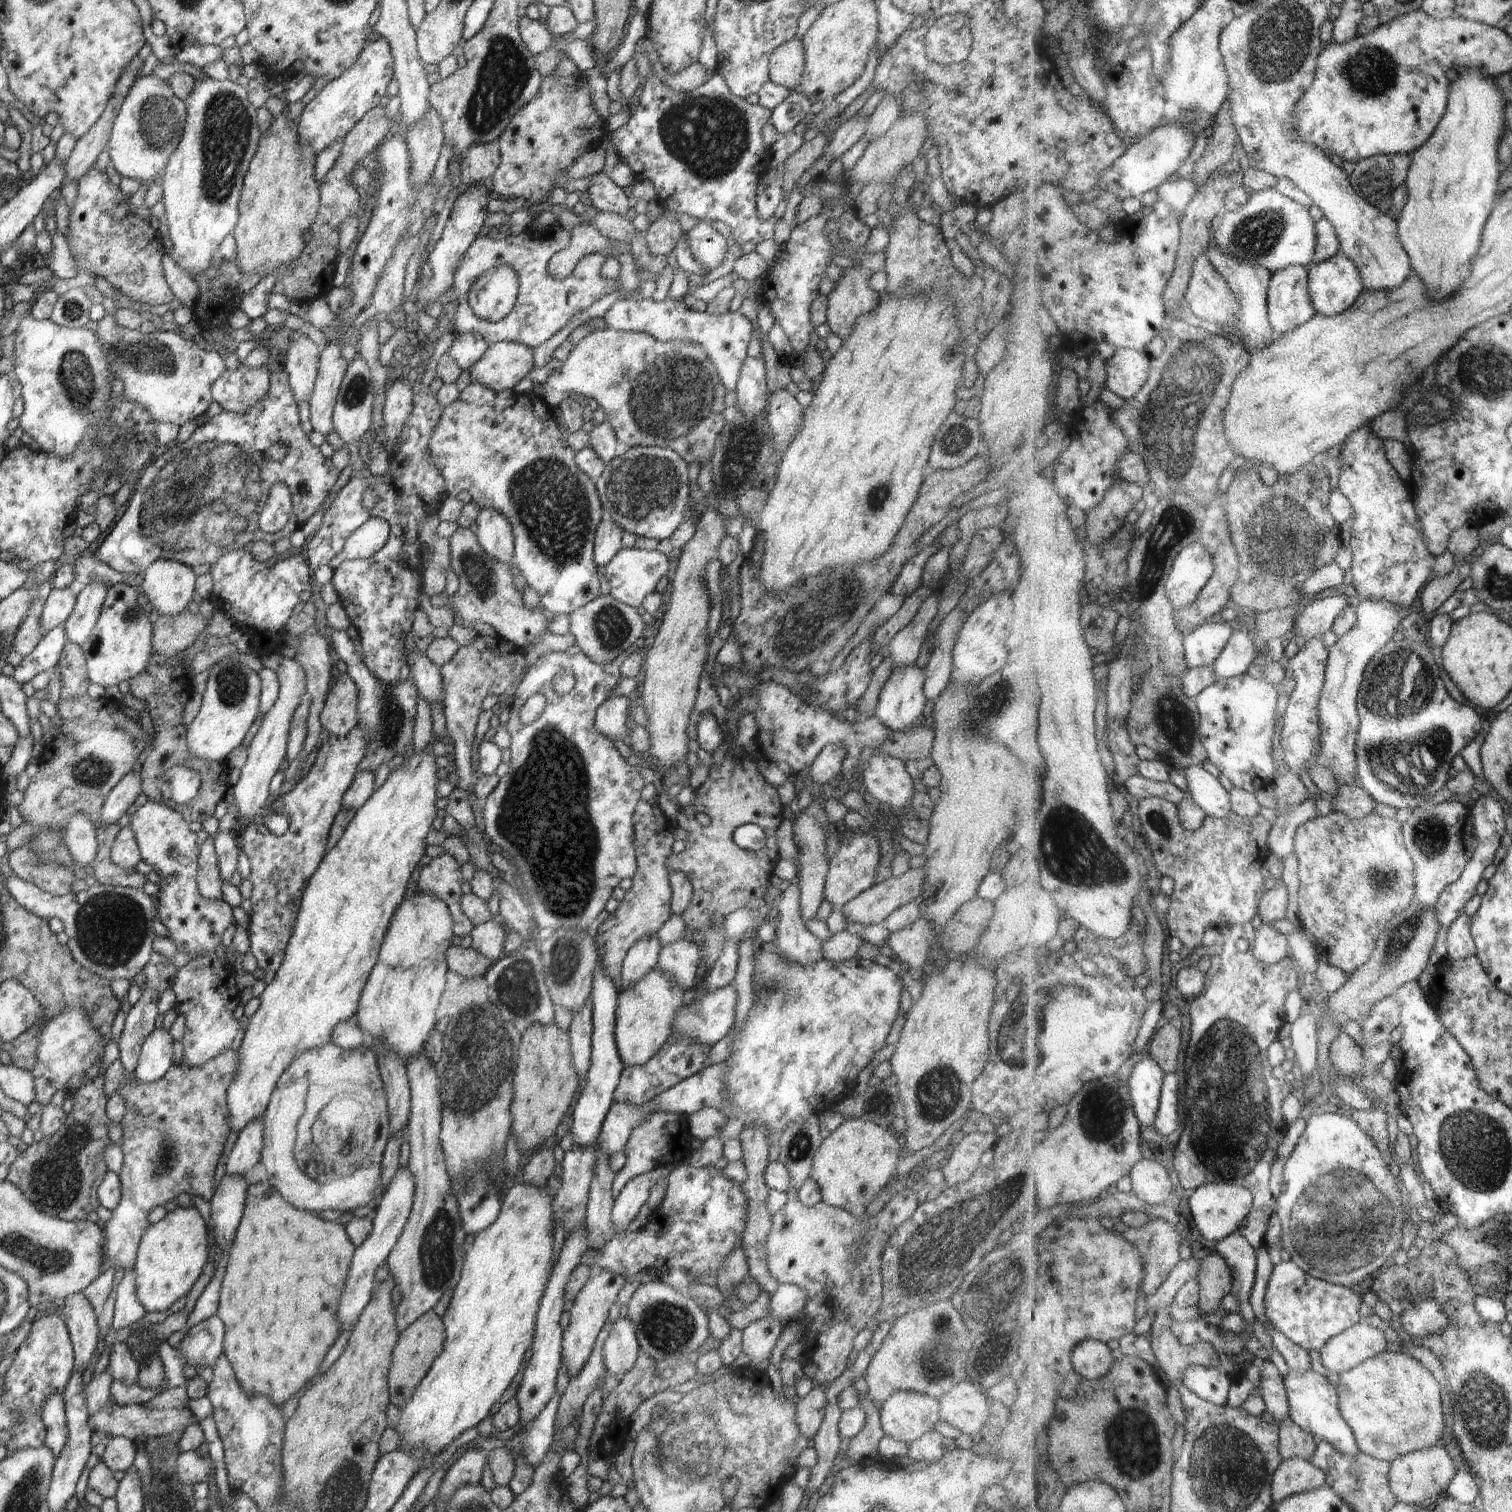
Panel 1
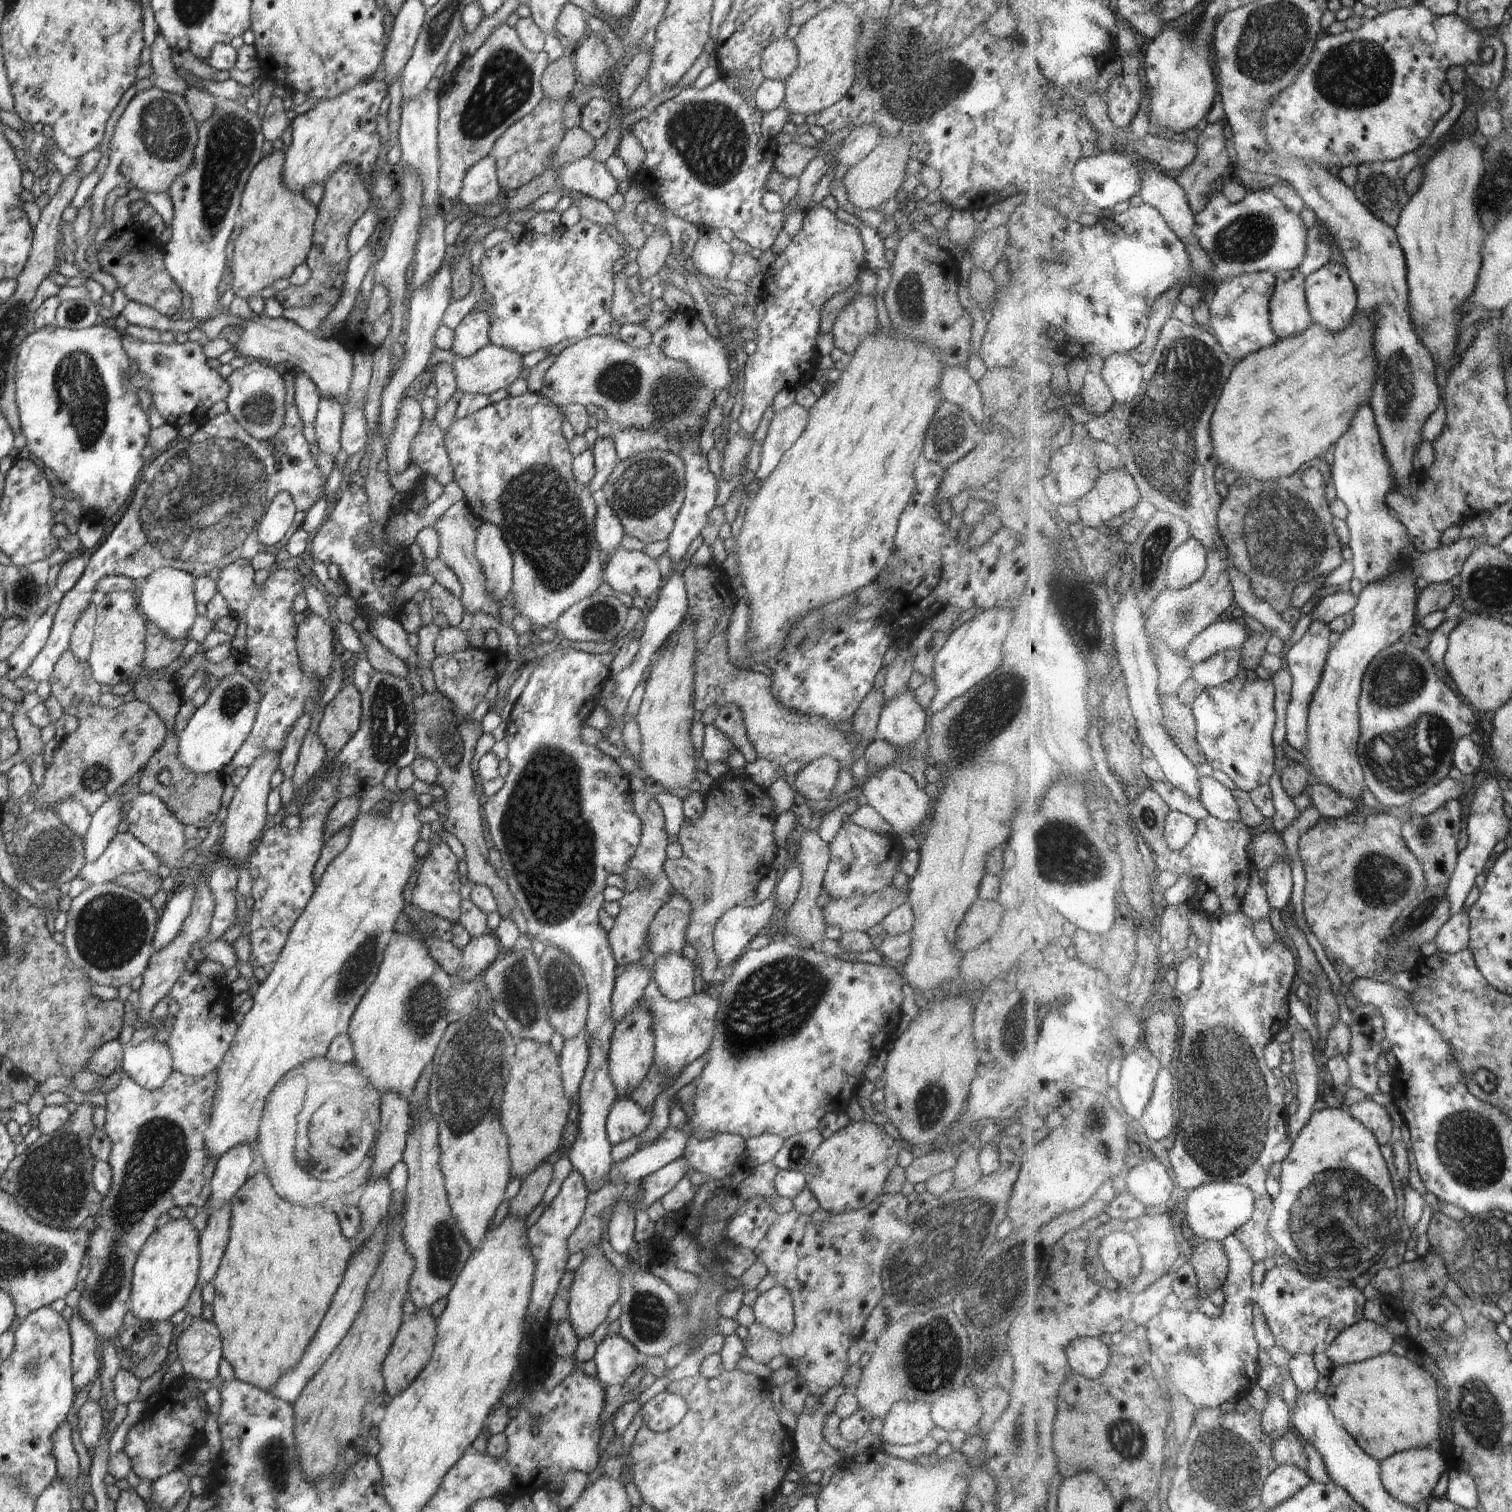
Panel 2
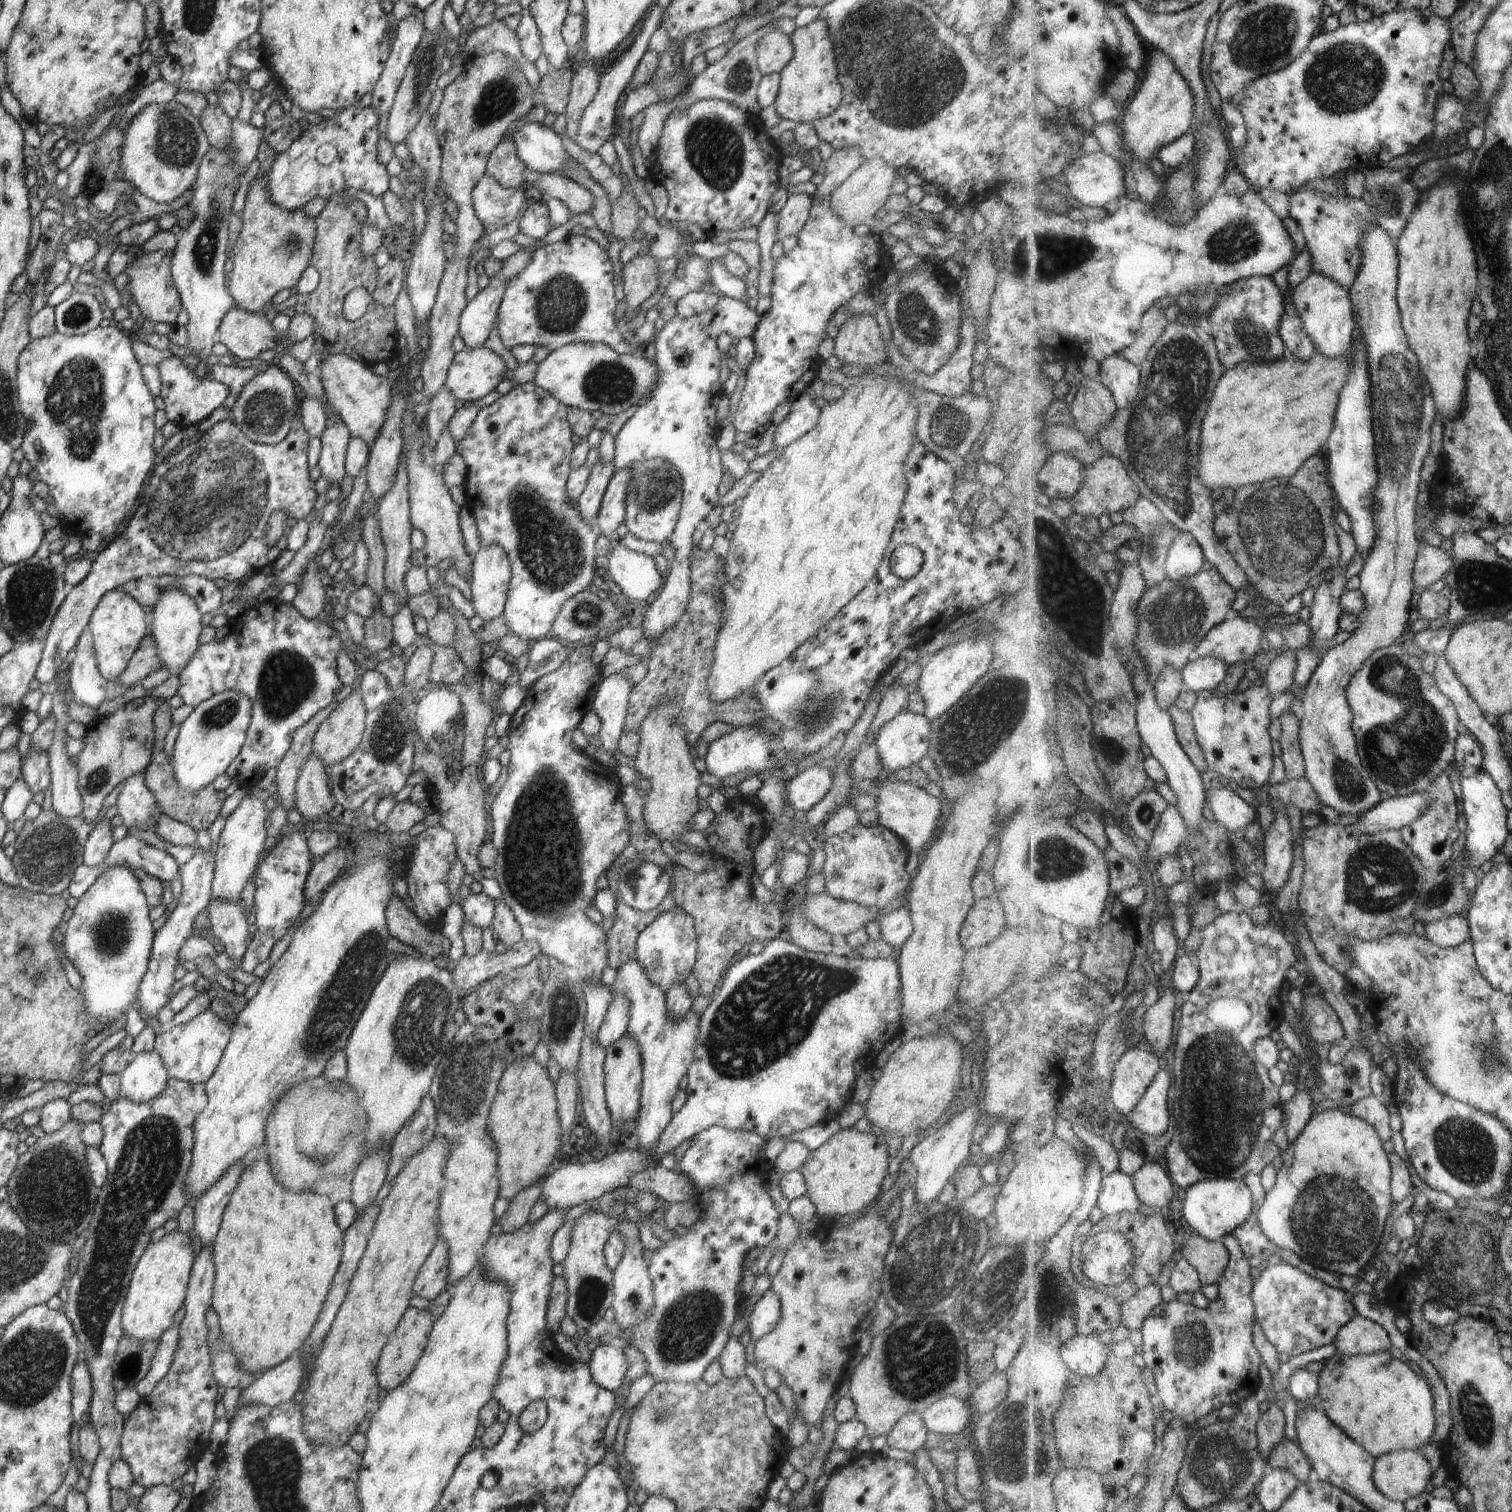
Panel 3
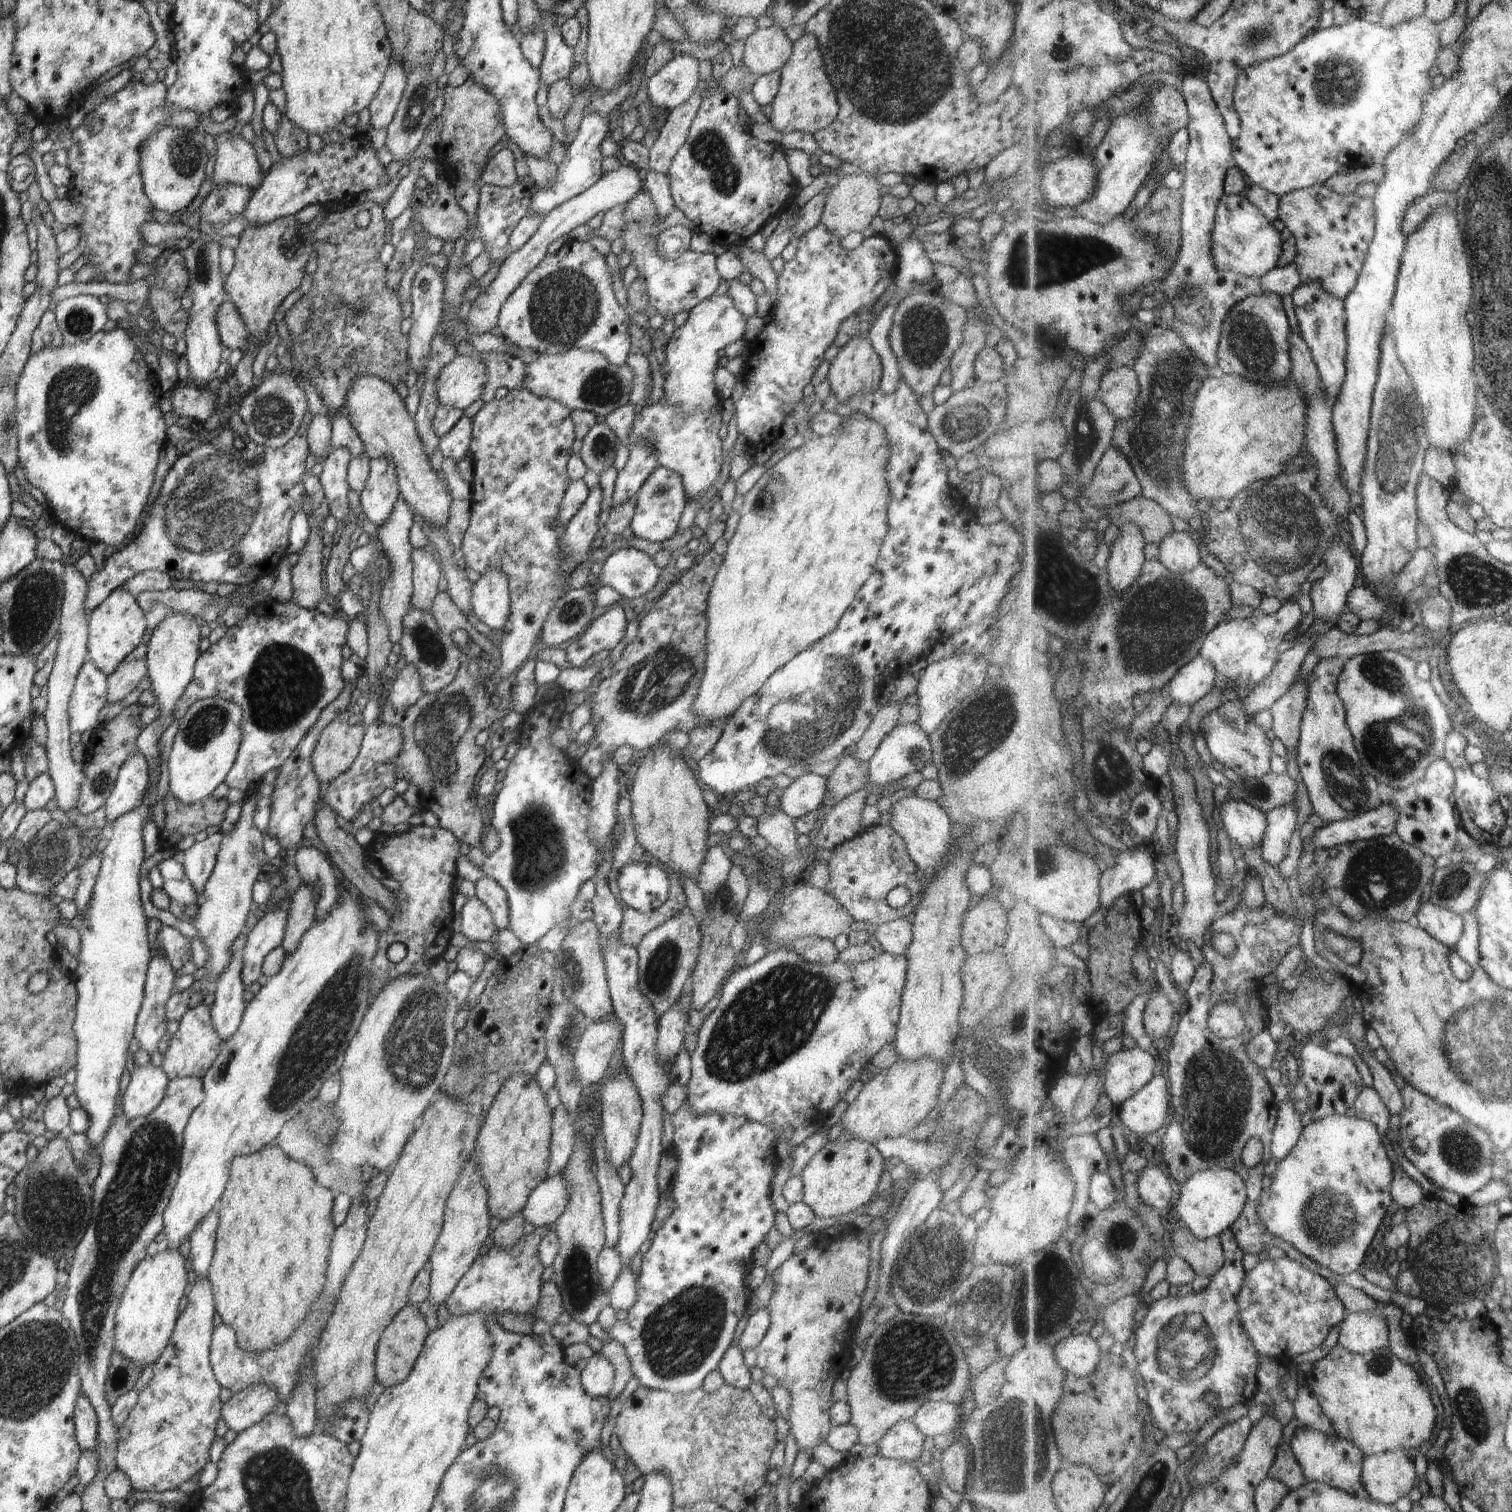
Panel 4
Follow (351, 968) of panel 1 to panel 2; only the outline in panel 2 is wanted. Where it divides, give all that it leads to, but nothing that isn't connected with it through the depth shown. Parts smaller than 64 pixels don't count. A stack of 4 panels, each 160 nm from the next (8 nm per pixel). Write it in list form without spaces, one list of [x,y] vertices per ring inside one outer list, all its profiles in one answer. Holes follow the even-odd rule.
[[[396,790],[402,794],[391,802],[389,811],[358,815],[351,826],[348,846],[326,867],[303,913],[293,924],[272,971],[253,994],[253,1007],[244,1015],[217,1070],[211,1122],[205,1131],[209,1157],[217,1160],[237,1144],[255,1144],[264,1105],[276,1083],[291,1068],[324,1057],[334,1037],[347,1033],[353,1012],[376,978],[386,945],[396,932],[396,921],[405,907],[402,892],[418,864],[414,846],[421,840],[423,822],[419,819],[419,812],[422,807],[418,795],[406,791]]]

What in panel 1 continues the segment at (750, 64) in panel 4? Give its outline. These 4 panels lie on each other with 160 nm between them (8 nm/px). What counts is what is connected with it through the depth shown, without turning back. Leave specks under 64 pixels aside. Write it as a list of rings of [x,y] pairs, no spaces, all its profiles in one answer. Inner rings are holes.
[[[800,39],[781,44],[769,58],[769,77],[775,85],[794,92],[805,65],[805,50]]]

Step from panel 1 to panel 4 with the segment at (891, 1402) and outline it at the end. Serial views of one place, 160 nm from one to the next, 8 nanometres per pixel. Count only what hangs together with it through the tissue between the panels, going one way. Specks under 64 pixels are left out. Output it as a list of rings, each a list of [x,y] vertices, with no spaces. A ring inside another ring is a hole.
[[[911,1420],[898,1421],[880,1440],[877,1454],[887,1459],[912,1462],[923,1451],[925,1436]]]

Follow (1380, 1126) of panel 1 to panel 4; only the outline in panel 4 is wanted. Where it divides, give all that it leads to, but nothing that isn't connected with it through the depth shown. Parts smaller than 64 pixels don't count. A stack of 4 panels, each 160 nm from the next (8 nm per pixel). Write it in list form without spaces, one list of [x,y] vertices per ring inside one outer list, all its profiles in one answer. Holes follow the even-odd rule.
[[[1366,1087],[1355,1104],[1356,1115],[1361,1119],[1374,1122],[1384,1136],[1390,1134],[1390,1116],[1392,1112],[1384,1102],[1378,1089]]]

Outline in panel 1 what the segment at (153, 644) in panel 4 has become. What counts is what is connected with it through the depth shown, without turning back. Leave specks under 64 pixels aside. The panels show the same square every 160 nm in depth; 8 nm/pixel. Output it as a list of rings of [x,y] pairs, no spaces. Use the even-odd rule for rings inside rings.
[[[158,559],[148,565],[139,587],[144,605],[155,615],[177,615],[192,601],[196,574],[187,564]]]

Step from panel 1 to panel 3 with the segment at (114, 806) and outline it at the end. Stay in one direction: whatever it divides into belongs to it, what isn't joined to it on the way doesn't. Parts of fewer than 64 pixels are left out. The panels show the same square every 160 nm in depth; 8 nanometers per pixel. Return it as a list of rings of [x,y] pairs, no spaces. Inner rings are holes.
[[[100,816],[84,843],[83,864],[97,867],[106,860],[106,855],[110,852],[113,844],[110,820]]]

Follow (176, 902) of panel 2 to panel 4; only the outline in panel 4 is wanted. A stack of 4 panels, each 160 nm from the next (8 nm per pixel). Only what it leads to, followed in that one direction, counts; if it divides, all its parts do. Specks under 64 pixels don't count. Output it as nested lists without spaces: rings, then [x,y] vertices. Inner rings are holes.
[[[220,831],[213,835],[208,835],[204,841],[195,842],[185,851],[182,866],[198,897],[204,892],[205,884],[215,867],[217,852],[222,839],[223,834]],[[155,949],[147,968],[143,1001],[134,1031],[140,1049],[149,1055],[158,1050],[160,1038],[167,1032],[168,1020],[164,1015],[164,1007],[174,994],[174,980],[177,975],[162,950]]]

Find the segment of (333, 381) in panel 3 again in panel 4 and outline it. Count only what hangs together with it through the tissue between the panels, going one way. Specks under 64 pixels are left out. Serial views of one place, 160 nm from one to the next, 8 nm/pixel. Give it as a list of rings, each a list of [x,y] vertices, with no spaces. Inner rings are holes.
[[[358,375],[346,390],[345,410],[352,428],[362,441],[365,454],[371,459],[386,457],[392,461],[398,477],[400,495],[409,504],[416,522],[444,527],[453,501],[444,478],[432,468],[415,420],[395,388],[376,375]]]

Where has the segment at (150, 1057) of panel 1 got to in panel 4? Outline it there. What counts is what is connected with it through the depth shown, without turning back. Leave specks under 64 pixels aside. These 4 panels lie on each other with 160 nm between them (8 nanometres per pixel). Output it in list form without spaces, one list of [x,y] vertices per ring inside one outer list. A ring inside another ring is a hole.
[[[152,1063],[135,1065],[125,1095],[122,1096],[122,1112],[129,1119],[148,1116],[164,1098],[168,1083],[169,1078],[160,1066]]]

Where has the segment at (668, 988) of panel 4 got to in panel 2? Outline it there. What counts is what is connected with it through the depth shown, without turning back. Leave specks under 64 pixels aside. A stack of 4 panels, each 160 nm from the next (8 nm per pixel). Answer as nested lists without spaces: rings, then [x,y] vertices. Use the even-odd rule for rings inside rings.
[[[675,893],[658,910],[648,927],[649,950],[658,957],[669,952],[682,955],[690,913],[691,904],[680,893]]]

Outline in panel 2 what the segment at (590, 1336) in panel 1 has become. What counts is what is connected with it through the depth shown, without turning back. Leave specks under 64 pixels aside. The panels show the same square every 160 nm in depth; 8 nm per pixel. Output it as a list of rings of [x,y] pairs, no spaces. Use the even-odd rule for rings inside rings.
[[[588,1247],[584,1250],[585,1259],[578,1270],[575,1270],[570,1289],[569,1321],[576,1336],[580,1339],[590,1337],[596,1327],[606,1320],[608,1310],[620,1298],[621,1275],[618,1270],[604,1257],[601,1248]]]

